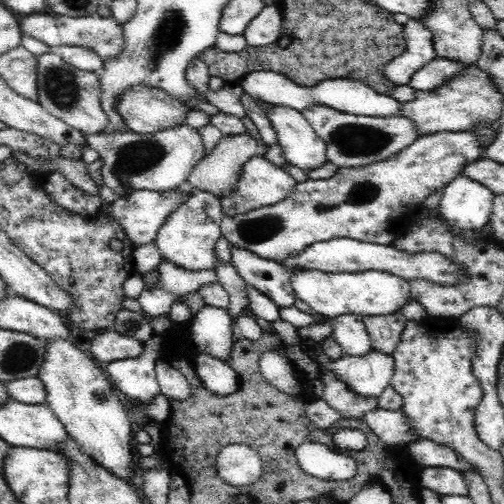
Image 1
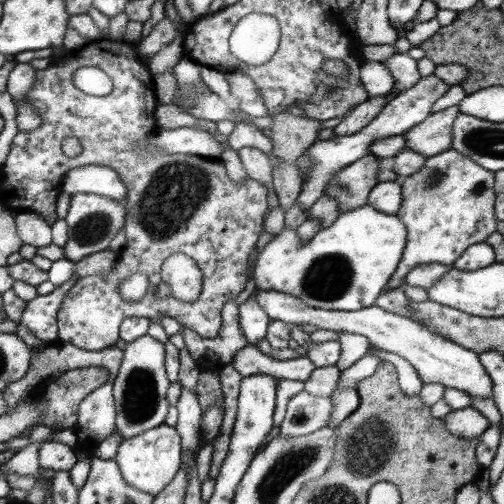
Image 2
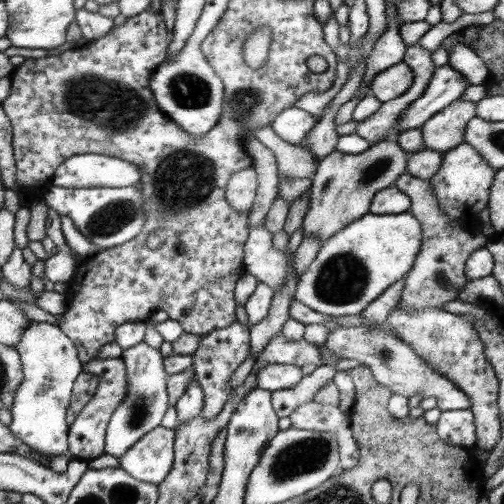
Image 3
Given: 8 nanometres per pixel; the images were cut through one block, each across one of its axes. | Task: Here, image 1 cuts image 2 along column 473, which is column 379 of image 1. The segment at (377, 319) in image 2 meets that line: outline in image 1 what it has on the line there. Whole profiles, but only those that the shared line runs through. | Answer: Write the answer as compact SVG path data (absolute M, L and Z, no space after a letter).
M302 340L302 350L304 354L308 354L320 368L320 376L322 378L326 372L334 372L336 378L348 386L348 390L352 390L354 396L362 396L362 398L380 398L382 392L390 386L392 382L392 374L394 374L394 358L386 356L386 354L366 354L366 356L342 356L342 358L328 358L328 354L324 354L322 344L316 344L312 340Z

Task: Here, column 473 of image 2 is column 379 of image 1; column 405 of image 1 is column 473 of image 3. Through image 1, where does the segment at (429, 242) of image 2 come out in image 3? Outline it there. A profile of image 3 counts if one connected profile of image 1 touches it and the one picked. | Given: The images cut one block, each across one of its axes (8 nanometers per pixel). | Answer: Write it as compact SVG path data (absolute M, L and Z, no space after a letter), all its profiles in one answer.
M459 144L453 150L447 150L443 154L443 160L441 160L437 174L433 178L429 178L427 182L431 184L431 190L435 194L433 196L435 204L437 204L439 212L449 220L449 226L457 224L467 234L479 232L479 228L481 228L479 214L481 214L481 210L487 210L489 190L493 186L495 174L497 172L469 144Z

